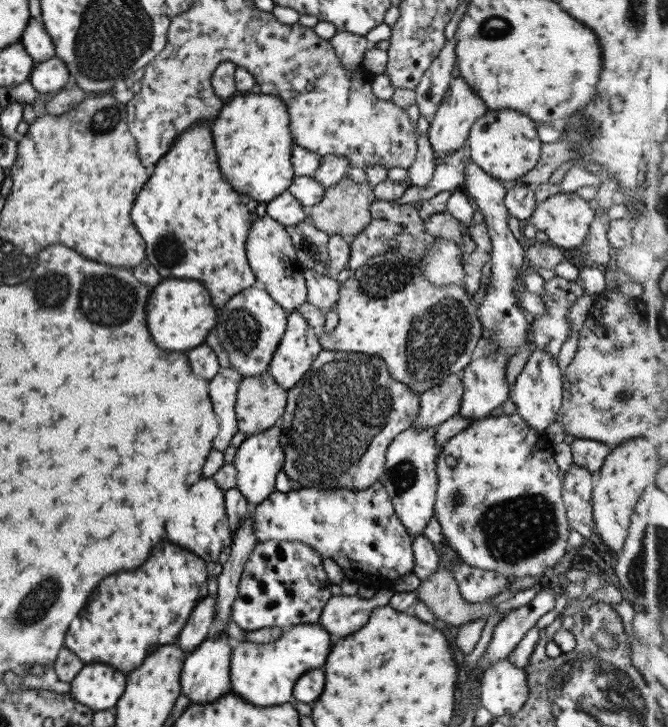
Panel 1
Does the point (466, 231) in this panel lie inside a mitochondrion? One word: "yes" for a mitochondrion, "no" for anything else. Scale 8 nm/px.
no

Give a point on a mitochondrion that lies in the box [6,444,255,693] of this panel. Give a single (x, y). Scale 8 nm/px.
(41, 600)

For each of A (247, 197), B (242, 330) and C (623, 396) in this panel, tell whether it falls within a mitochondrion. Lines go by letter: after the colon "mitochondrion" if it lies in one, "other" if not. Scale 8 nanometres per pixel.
A: other
B: mitochondrion
C: other

